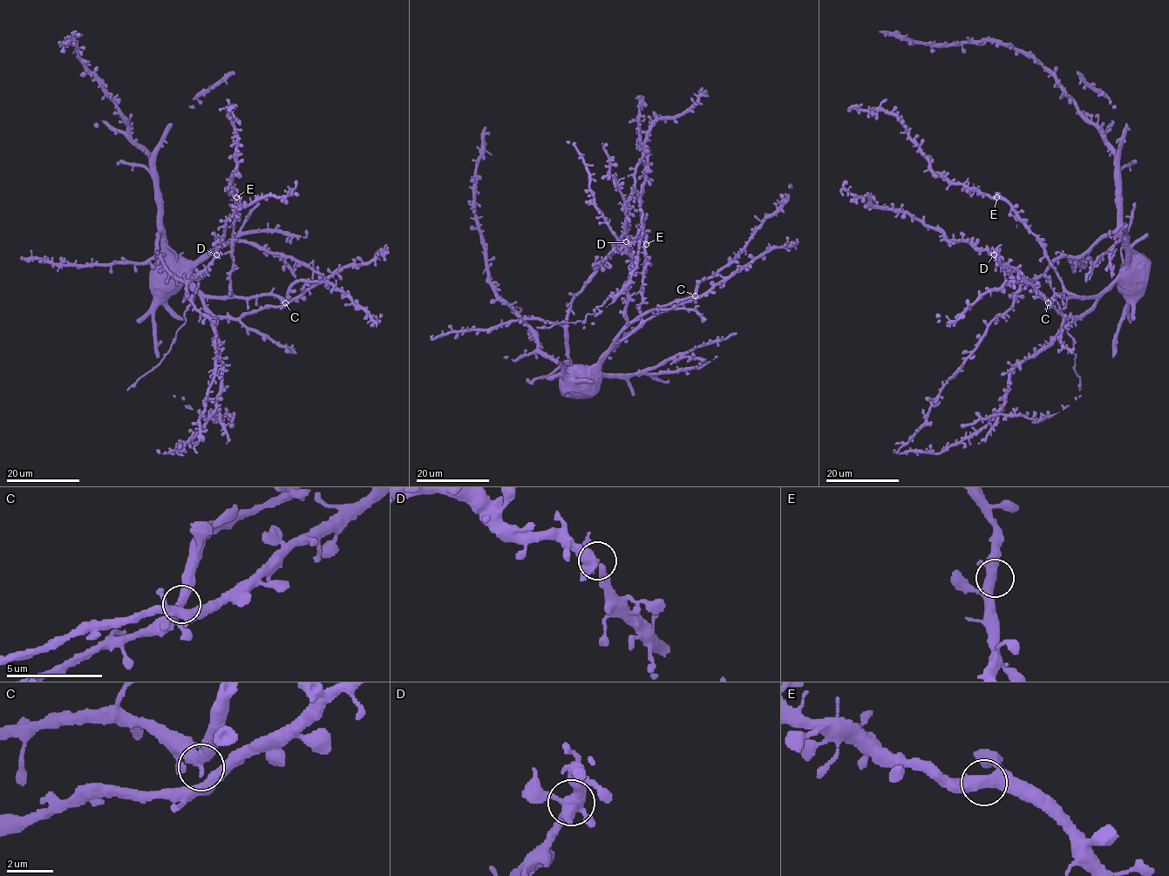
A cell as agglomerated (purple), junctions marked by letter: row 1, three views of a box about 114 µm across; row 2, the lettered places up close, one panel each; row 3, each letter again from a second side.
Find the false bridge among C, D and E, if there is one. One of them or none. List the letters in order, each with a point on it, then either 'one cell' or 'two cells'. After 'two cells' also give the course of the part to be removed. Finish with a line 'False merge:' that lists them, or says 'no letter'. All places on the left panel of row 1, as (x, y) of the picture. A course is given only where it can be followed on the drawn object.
C: place (285, 302); one cell
D: place (216, 254); one cell
E: place (236, 197); one cell
False merge: no letter

